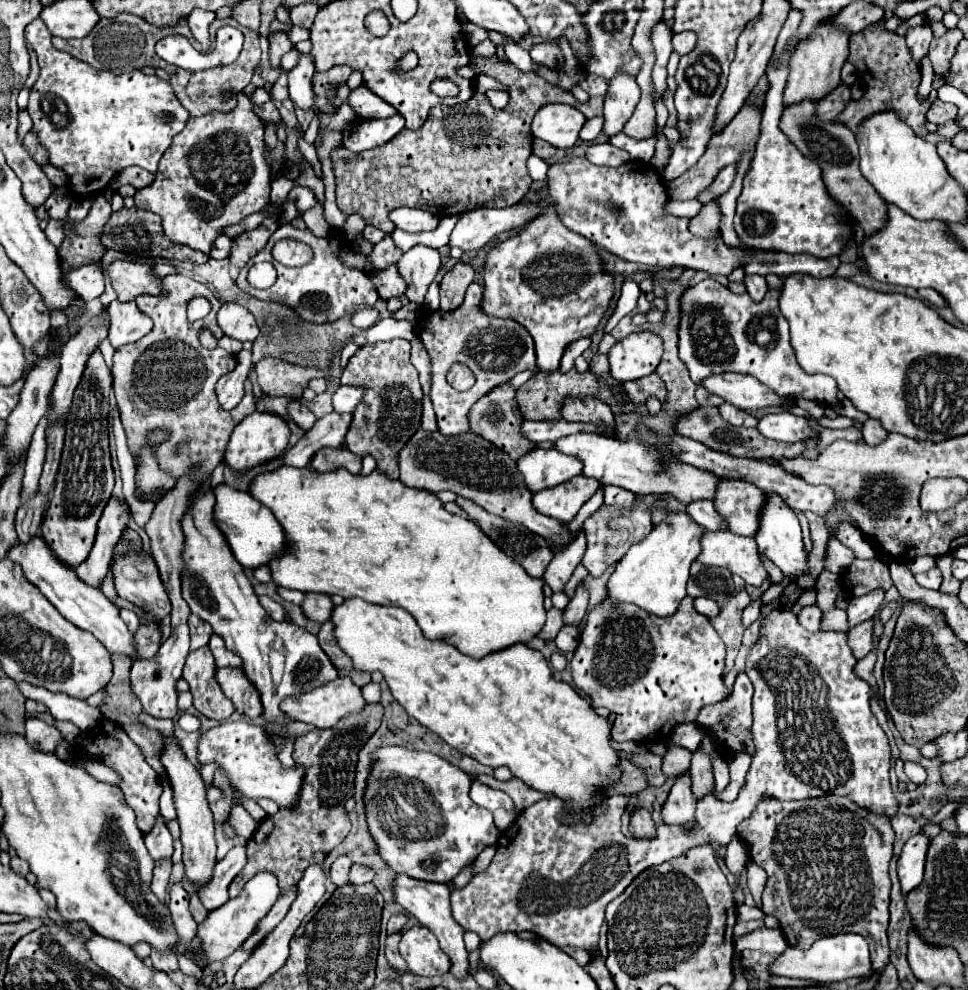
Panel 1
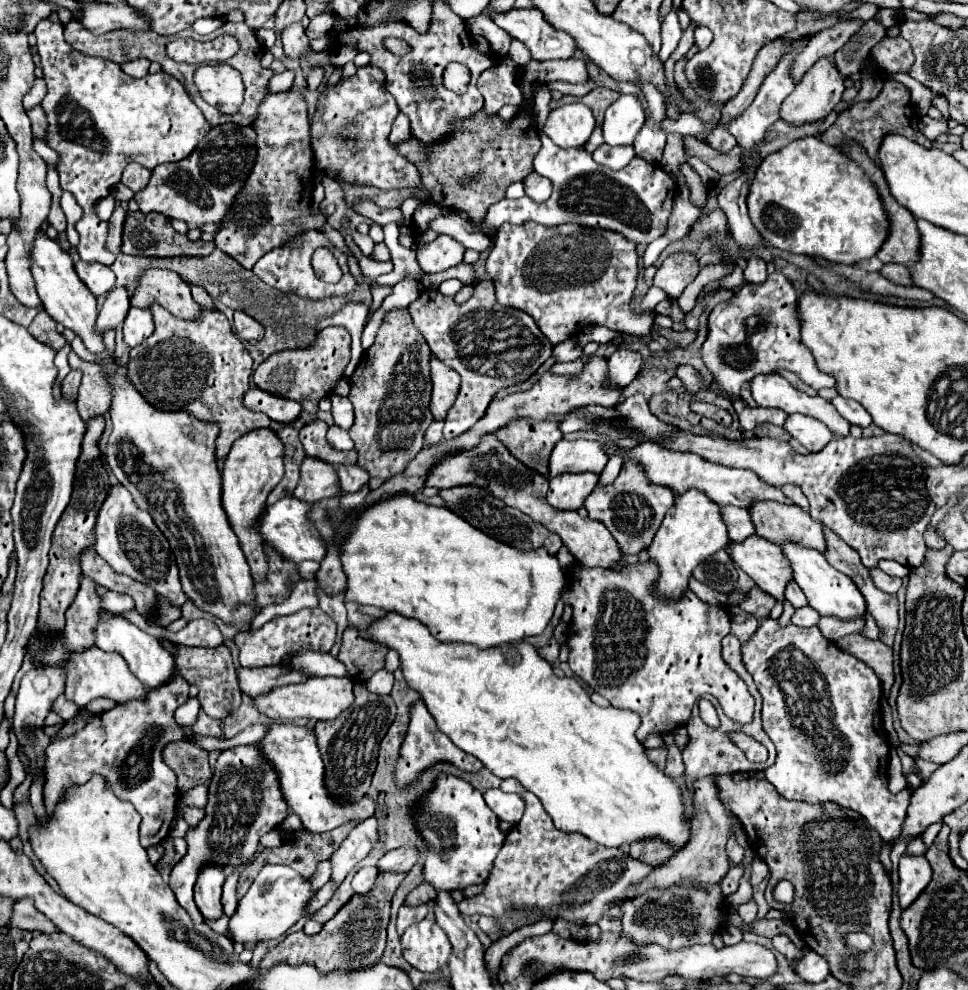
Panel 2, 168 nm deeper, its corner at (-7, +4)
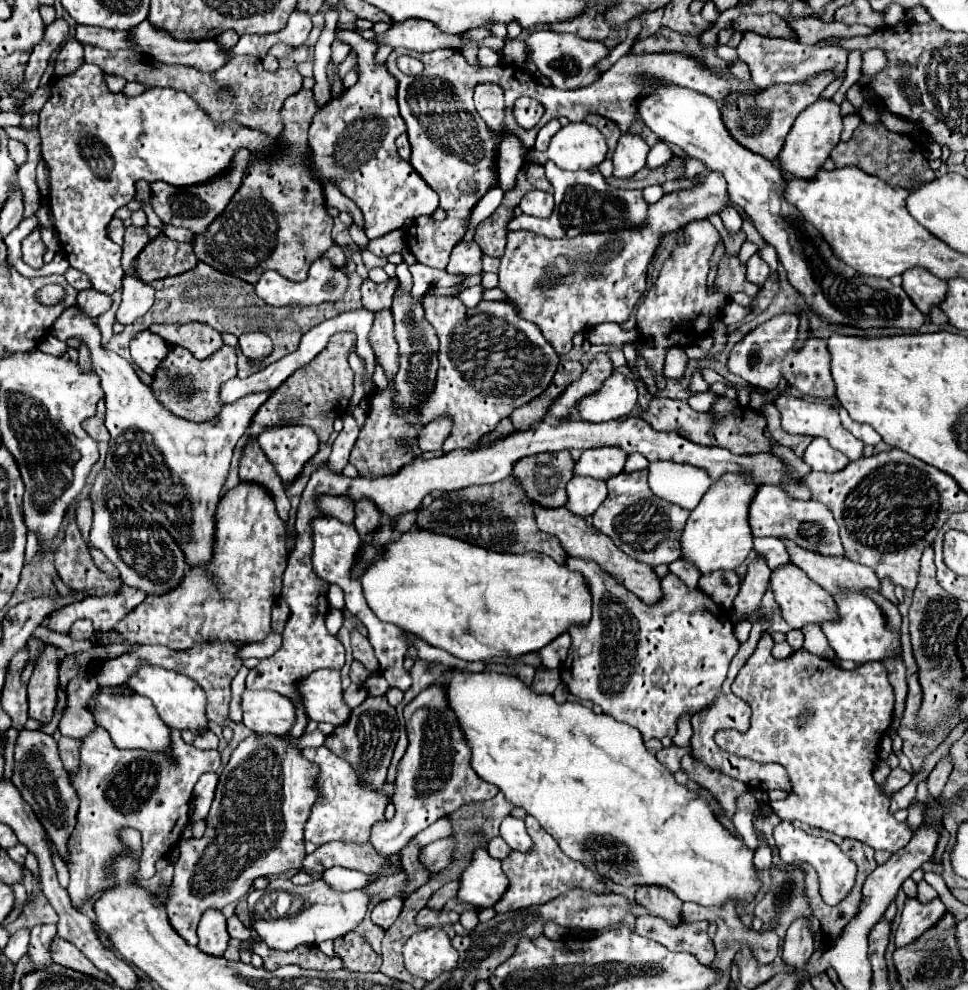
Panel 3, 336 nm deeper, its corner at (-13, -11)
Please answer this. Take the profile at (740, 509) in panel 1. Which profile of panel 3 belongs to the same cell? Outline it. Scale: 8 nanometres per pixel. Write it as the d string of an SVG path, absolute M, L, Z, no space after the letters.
M782 539L782 543L786 543L792 563L798 565L814 583L824 587L830 595L836 595L840 587L852 591L862 591L864 587L872 587L876 591L880 589L880 581L874 571L864 565L858 565L846 557L828 557L806 551L804 547L790 543L790 539Z

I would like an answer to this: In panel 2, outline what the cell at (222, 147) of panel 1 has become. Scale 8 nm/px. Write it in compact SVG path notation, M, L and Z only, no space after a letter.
M238 124L214 126L208 132L206 140L202 140L196 152L192 152L186 160L156 166L152 170L148 186L134 196L140 212L160 212L168 218L184 220L190 228L188 238L196 240L200 236L198 228L202 224L220 222L224 214L228 214L232 200L236 198L244 184L244 178L248 178L248 172L252 170L256 158L254 138L254 128L240 128Z

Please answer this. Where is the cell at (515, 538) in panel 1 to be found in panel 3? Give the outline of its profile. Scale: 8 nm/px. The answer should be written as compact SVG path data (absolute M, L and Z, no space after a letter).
M514 475L502 479L502 483L474 485L474 487L442 493L432 501L430 507L420 507L416 527L428 529L434 533L444 533L498 553L520 555L520 553L538 551L538 553L550 555L556 563L562 563L562 565L566 563L566 553L560 547L558 539L538 529L530 501L526 499L524 491L516 487Z

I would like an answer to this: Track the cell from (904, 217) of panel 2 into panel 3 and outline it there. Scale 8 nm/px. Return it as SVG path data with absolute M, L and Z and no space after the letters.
M912 267L902 273L902 289L924 315L930 311L930 305L938 305L948 291L946 281L938 279L930 271L924 271L922 267Z

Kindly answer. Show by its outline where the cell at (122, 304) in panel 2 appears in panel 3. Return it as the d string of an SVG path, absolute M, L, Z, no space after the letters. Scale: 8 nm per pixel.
M134 269L126 271L122 279L122 303L116 311L116 321L122 325L128 325L142 317L154 303L154 289L146 283L142 283L136 275Z

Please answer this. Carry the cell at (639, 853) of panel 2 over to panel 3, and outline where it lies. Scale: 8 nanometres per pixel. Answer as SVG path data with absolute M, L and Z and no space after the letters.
M638 887L636 901L648 907L652 915L666 919L672 925L680 923L682 901L668 887Z

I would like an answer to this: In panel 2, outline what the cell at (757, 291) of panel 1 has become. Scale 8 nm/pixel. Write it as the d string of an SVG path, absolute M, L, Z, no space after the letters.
M750 256L748 258L748 266L744 268L744 278L750 284L762 284L766 280L766 262L758 256Z

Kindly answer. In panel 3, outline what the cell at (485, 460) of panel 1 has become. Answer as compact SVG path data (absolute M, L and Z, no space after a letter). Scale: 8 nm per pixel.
M532 503L532 507L534 507L534 517L538 521L538 529L542 529L544 533L550 533L554 537L558 537L560 545L562 545L562 549L566 551L568 557L590 559L590 561L598 563L602 567L602 571L606 571L610 577L618 579L618 583L622 583L628 591L632 591L644 603L656 603L662 597L662 593L660 593L660 579L656 577L656 573L652 571L652 567L648 567L644 563L638 563L638 561L630 559L628 555L624 555L612 543L610 537L606 537L604 533L596 531L592 525L588 527L582 517L572 515L566 507L550 509L550 507L542 507L542 505L536 505L536 503Z

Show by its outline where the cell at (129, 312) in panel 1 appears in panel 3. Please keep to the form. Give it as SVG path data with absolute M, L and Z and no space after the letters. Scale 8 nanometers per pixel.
M142 331L134 335L130 341L130 353L134 363L148 375L154 375L156 367L168 353L168 345L162 337L154 335L152 331Z

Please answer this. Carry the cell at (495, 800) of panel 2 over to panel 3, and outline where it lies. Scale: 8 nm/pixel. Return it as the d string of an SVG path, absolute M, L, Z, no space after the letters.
M504 817L502 825L500 825L500 837L506 839L506 843L514 849L514 851L528 851L532 847L532 839L526 833L524 821L518 817Z

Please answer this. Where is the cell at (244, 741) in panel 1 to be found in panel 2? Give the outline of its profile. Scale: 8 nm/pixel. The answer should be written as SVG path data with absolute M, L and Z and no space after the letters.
M272 724L270 732L260 740L260 744L268 760L276 766L276 772L280 772L280 784L284 788L284 796L288 800L290 810L300 816L308 832L322 834L342 826L344 822L358 824L374 814L376 802L368 796L354 802L346 802L334 800L332 794L328 794L328 788L324 784L324 762L320 758L314 730L306 726L300 728L294 724Z

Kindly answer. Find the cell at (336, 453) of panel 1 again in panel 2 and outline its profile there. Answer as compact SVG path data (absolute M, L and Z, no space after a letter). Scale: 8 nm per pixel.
M336 466L338 474L340 474L340 484L342 484L342 492L350 494L350 492L358 492L368 484L368 472L364 472L364 468L356 466Z

